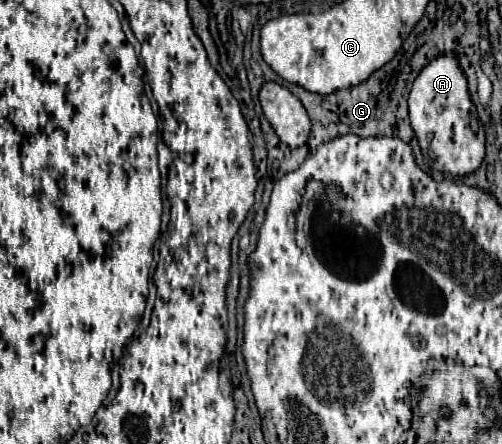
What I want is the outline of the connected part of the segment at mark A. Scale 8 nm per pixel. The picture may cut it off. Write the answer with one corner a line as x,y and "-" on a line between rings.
457,56
431,60
417,76
409,94
409,120
421,148
433,148
445,174
469,176
485,158
485,132
471,130
473,104
467,94
467,80
457,64

